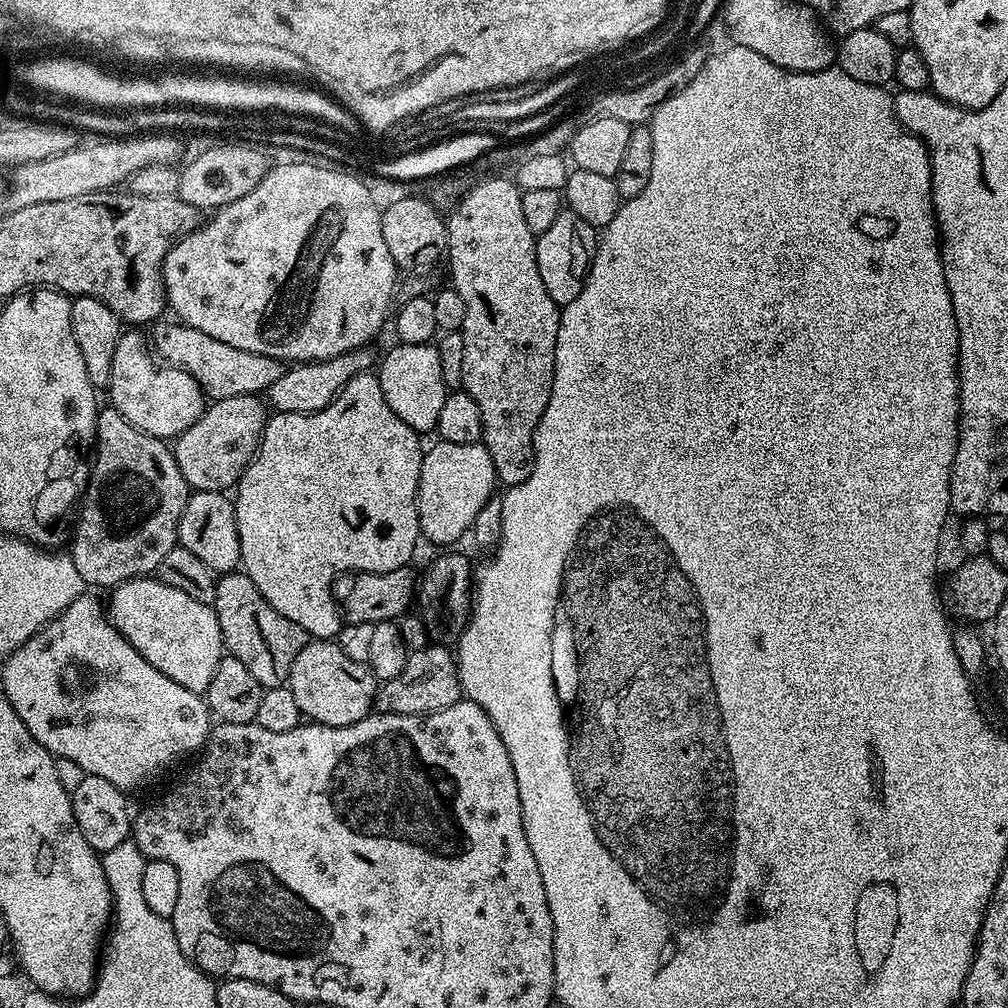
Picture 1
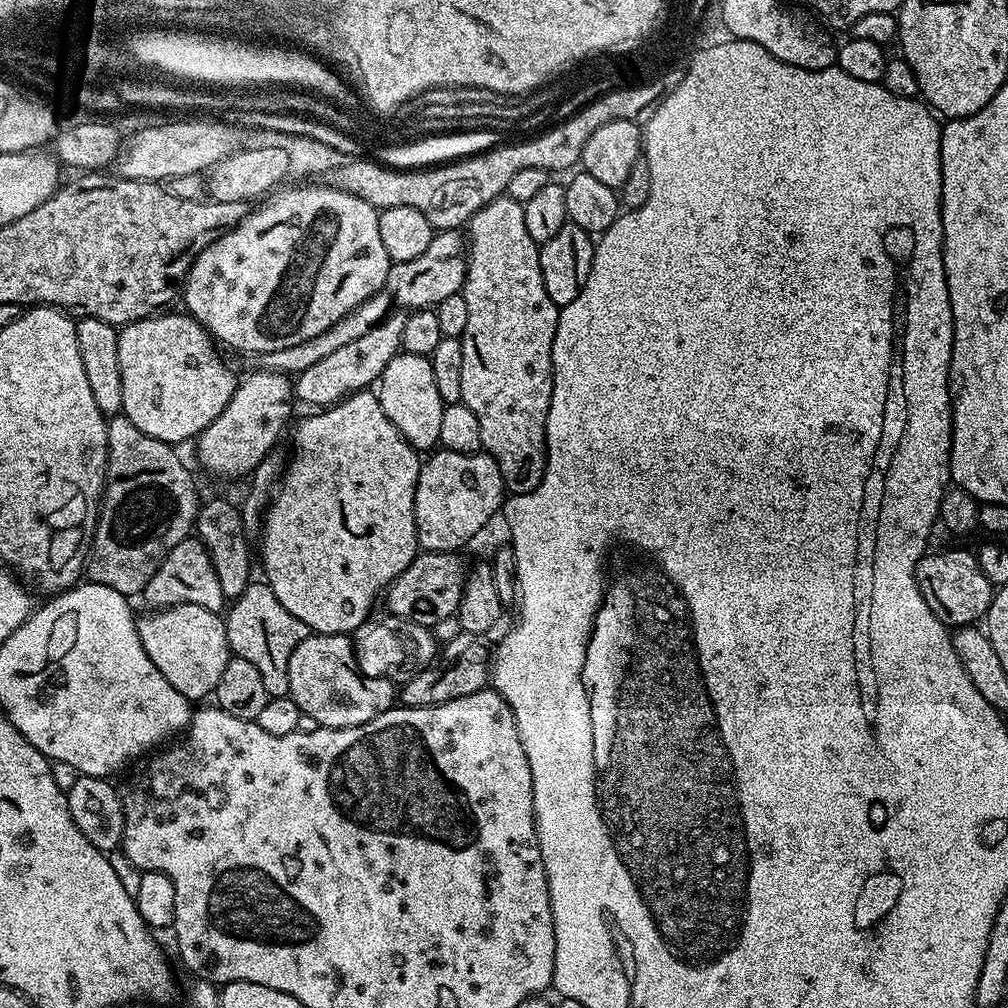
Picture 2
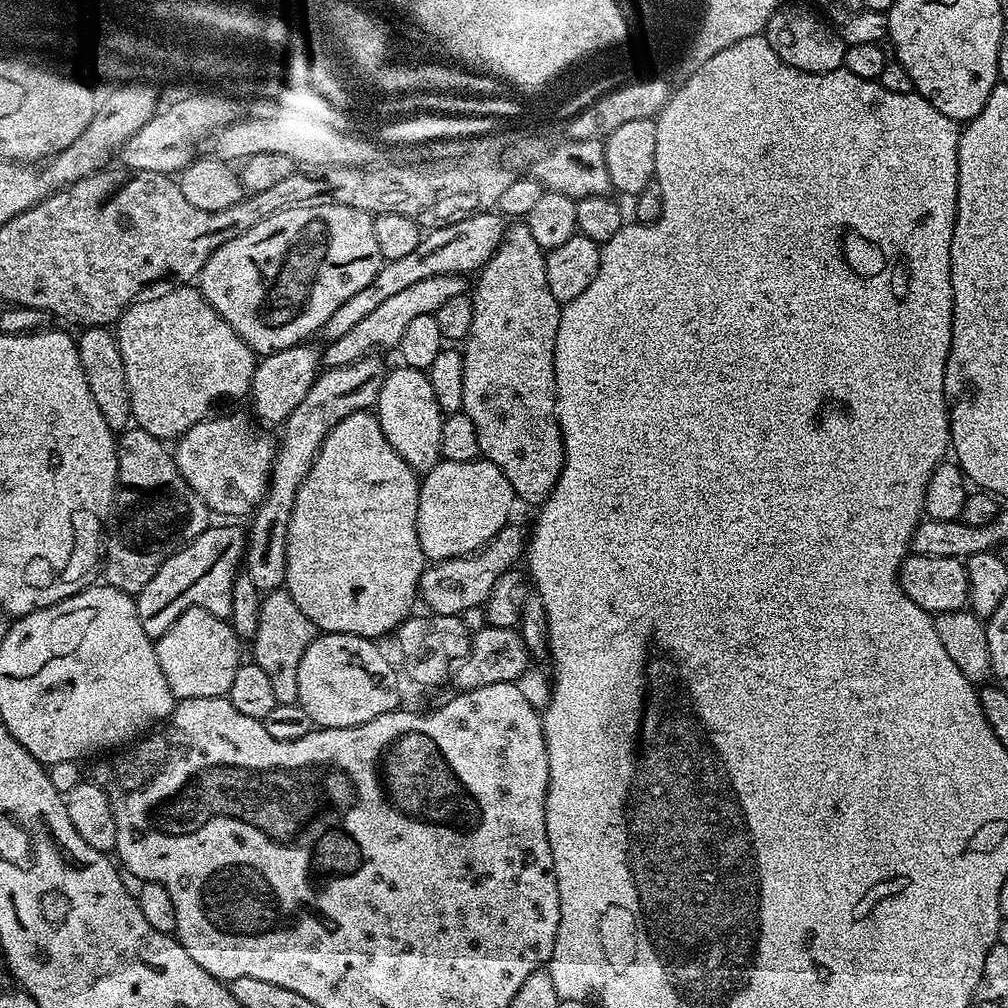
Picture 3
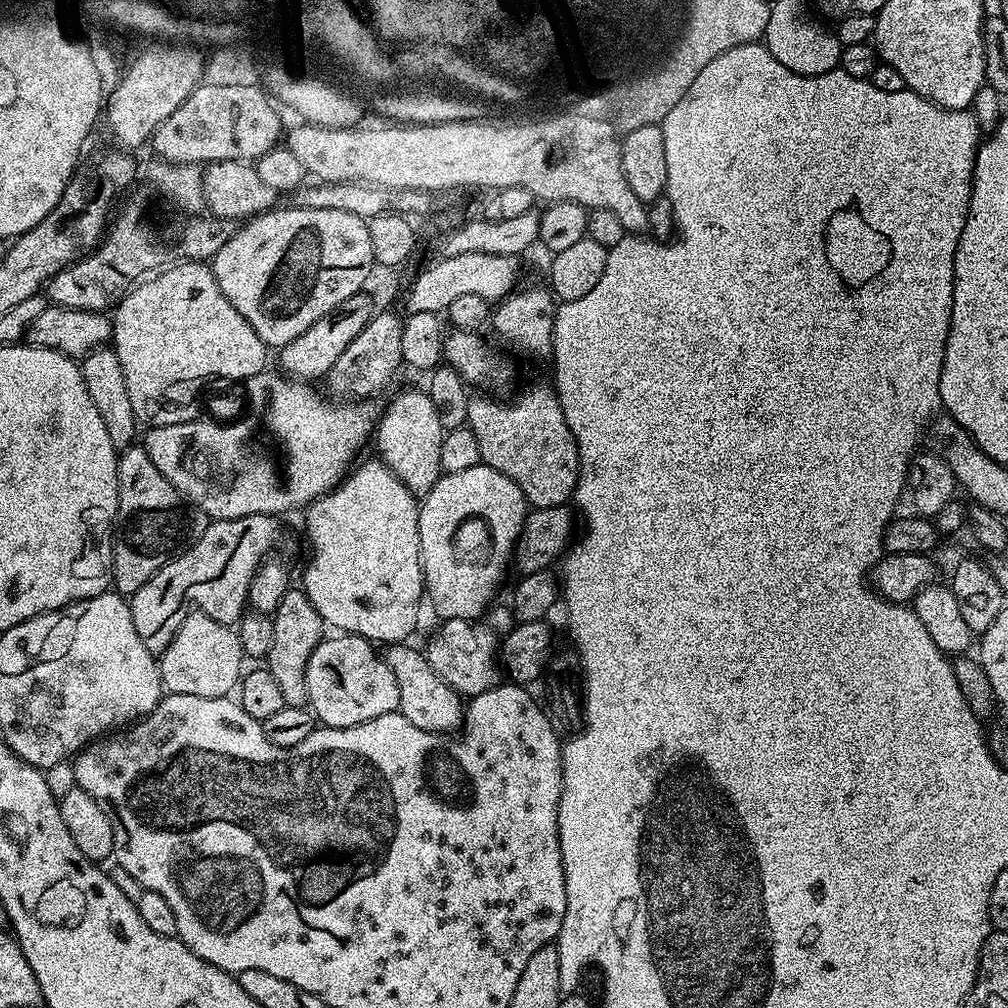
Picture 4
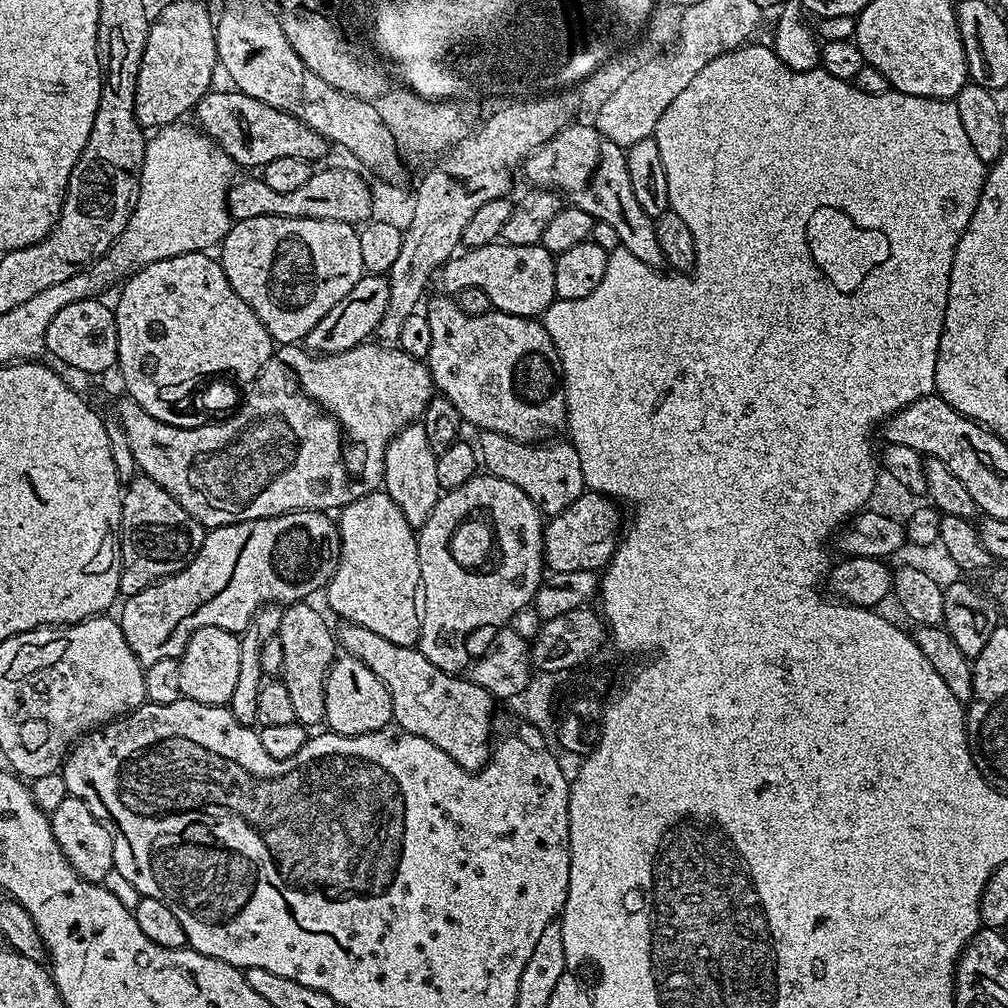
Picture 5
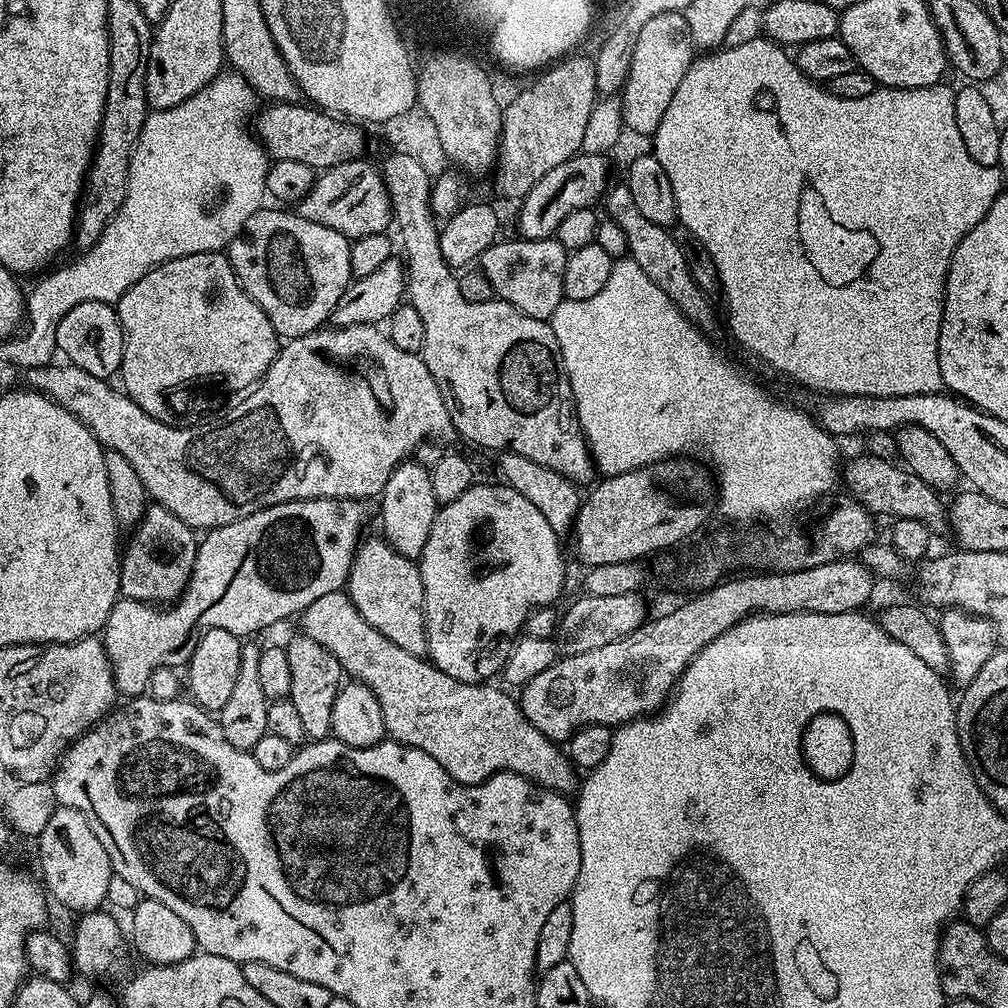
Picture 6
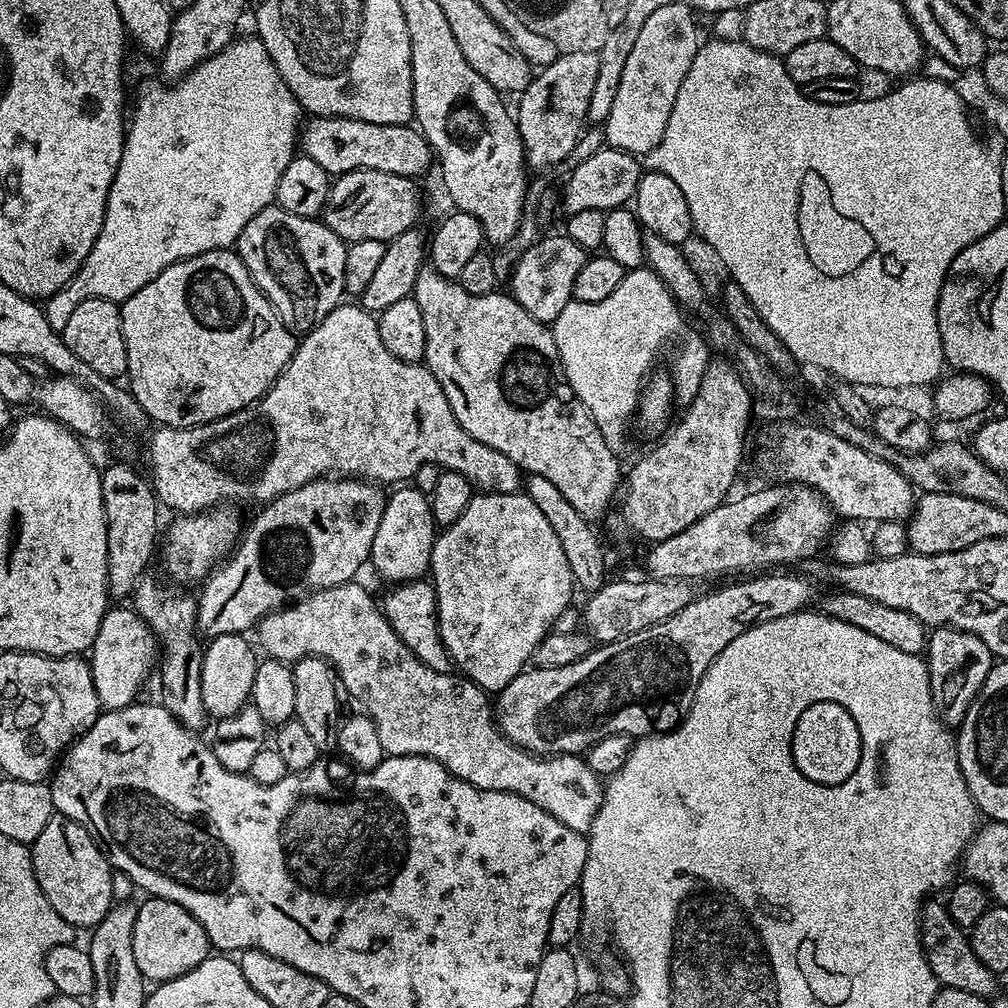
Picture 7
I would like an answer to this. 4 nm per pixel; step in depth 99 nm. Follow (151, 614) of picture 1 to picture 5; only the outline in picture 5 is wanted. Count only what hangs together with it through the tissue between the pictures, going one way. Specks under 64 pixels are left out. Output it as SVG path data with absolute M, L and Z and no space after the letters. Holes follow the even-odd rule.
M202 626L192 635L190 642L186 642L186 650L175 665L179 695L194 702L226 706L234 694L238 679L239 649L240 638L237 633L222 630L218 626Z

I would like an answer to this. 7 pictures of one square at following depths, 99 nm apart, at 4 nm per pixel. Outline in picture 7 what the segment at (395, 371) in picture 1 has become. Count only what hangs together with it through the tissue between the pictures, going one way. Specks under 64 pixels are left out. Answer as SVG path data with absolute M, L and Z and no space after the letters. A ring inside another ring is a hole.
M400 486L396 492L387 497L382 510L382 522L378 522L378 534L374 534L372 554L370 557L371 567L376 567L376 572L388 582L407 582L421 579L431 569L432 547L438 535L438 525L432 513L431 499L425 493L420 492L414 486Z

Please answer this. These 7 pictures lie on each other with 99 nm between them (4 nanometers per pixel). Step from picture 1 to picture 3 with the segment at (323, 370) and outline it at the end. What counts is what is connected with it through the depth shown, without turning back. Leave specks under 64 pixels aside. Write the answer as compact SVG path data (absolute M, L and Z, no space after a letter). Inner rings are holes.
M463 275L422 278L422 282L416 282L414 286L406 286L406 290L398 290L398 294L390 294L386 302L380 303L376 309L370 310L370 314L366 314L366 318L359 320L354 330L342 334L342 338L327 341L328 349L323 349L322 352L323 367L337 368L352 364L363 356L379 353L381 351L379 348L399 349L406 325L412 319L418 318L418 314L434 314L438 306L445 304L446 298L465 295L464 280Z

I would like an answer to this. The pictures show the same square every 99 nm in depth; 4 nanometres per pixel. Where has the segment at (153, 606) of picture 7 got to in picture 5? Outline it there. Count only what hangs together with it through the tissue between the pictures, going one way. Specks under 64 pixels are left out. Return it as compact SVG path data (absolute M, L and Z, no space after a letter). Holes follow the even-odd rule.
M137 474L127 481L120 497L120 527L118 555L120 557L120 596L138 594L146 586L173 576L198 554L206 535L204 525L198 523L158 482L149 476Z

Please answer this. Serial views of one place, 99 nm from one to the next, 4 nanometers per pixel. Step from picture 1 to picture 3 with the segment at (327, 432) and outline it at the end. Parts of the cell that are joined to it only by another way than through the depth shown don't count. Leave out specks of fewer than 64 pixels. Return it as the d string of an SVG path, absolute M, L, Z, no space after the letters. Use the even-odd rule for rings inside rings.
M371 411L355 412L350 418L342 418L338 426L334 426L328 432L328 437L322 442L302 486L296 491L294 498L294 510L290 514L290 526L288 527L288 545L286 546L286 578L284 587L288 589L290 598L298 605L298 610L314 622L314 626L321 633L345 632L351 636L367 636L369 638L381 638L387 634L395 633L403 620L413 615L415 604L418 604L420 591L420 575L426 567L426 557L422 546L418 542L418 530L416 519L418 518L418 494L420 493L420 480L417 473L412 471L408 463L400 457L386 442L386 434L382 434L380 421Z

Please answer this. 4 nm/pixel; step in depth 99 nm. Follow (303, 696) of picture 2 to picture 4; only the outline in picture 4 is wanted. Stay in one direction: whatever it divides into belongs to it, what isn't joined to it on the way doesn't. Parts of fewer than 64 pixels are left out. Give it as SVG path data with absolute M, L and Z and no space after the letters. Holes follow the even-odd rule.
M332 634L320 641L319 646L314 650L314 654L310 654L310 662L306 666L306 690L308 691L308 708L313 716L323 727L326 728L349 728L350 726L358 726L362 722L370 722L374 718L382 718L382 714L390 714L397 711L401 707L400 687L394 678L392 668L389 666L387 659L383 655L380 656L375 652L373 641L365 640L364 637L355 634Z

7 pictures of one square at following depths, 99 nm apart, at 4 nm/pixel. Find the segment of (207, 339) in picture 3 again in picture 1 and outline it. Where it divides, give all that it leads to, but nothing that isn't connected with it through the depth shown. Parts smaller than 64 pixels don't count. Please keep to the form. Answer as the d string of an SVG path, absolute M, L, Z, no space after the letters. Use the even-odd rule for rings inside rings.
M128 330L121 335L114 350L106 395L112 399L109 400L111 407L119 410L122 418L126 418L138 430L168 442L198 422L206 407L206 397L196 379L186 374L186 370L158 362L150 351L149 341L145 337L143 340L136 332L139 331Z

